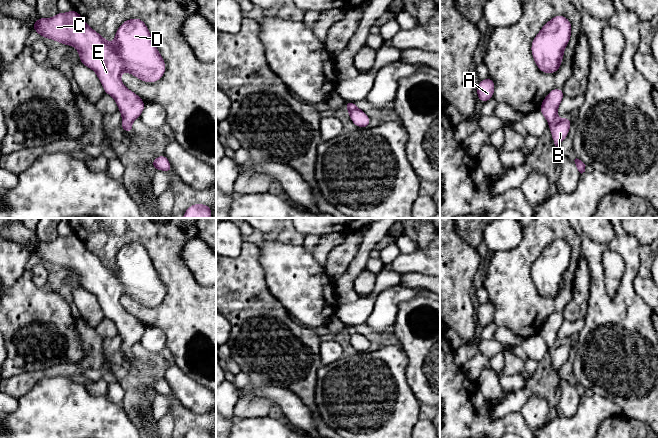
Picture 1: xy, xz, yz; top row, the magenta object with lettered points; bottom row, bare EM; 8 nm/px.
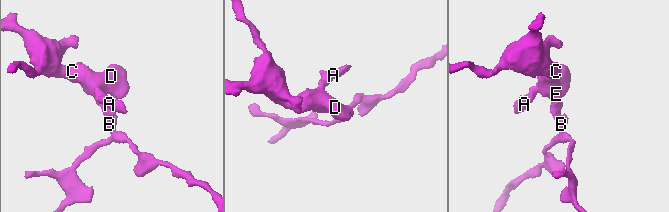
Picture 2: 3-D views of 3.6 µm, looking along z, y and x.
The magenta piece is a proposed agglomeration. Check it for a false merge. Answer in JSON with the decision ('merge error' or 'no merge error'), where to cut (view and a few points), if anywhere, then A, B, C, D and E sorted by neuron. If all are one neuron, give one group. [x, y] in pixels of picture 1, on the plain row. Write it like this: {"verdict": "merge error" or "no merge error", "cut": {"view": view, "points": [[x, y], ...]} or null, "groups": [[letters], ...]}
{"verdict": "no merge error", "cut": null, "groups": [["A", "B", "C", "D", "E"]]}

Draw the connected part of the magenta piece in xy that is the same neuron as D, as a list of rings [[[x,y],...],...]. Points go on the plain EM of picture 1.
[[[74,233],[67,237],[58,236],[52,242],[39,241],[36,246],[32,247],[32,250],[42,263],[49,262],[59,268],[74,270],[78,274],[80,287],[97,298],[105,318],[112,320],[116,325],[118,334],[122,338],[121,352],[132,358],[132,346],[140,342],[145,326],[122,307],[121,298],[128,296],[141,305],[154,307],[163,301],[166,294],[165,285],[154,268],[153,261],[145,246],[140,242],[124,245],[115,257],[114,267],[108,266],[93,254]]]

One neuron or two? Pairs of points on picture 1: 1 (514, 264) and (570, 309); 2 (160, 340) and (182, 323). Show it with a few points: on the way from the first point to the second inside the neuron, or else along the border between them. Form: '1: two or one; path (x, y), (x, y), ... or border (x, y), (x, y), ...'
1: two; border (573, 283), (571, 299), (562, 312)
2: two; border (145, 326), (157, 326), (165, 334), (166, 347)

